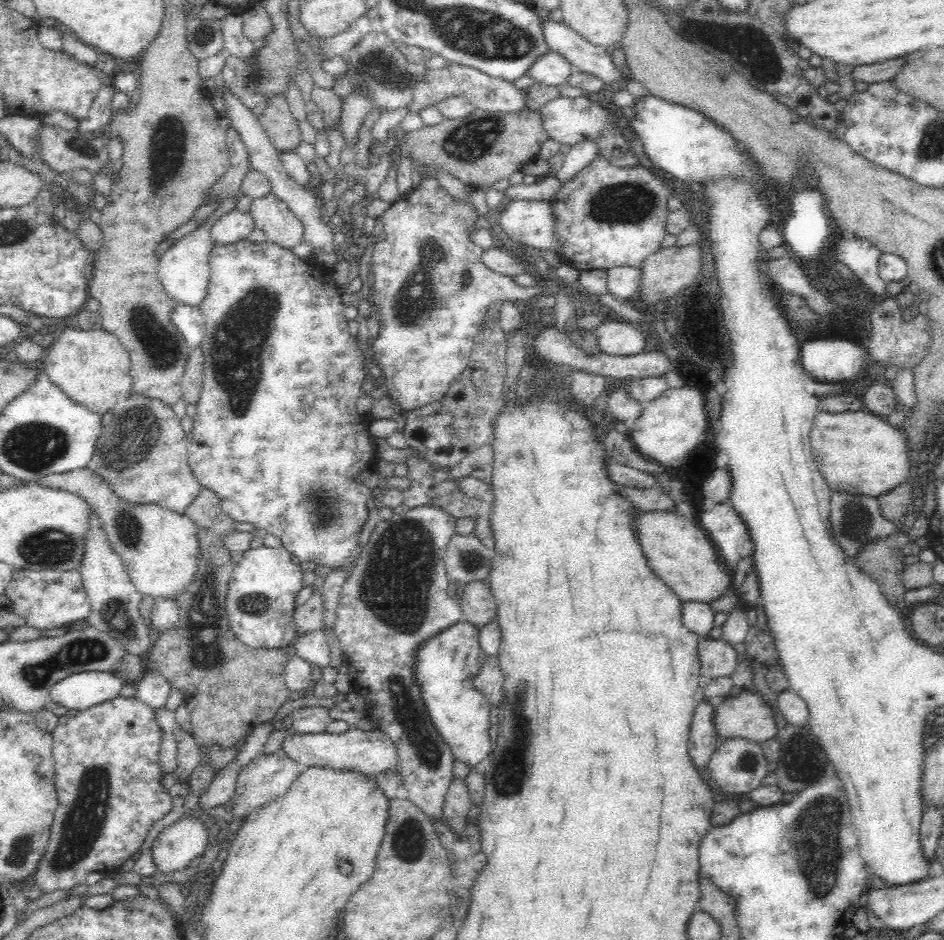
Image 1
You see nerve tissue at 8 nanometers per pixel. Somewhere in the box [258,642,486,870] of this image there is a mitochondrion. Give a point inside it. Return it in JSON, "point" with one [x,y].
{"point":[406,708]}

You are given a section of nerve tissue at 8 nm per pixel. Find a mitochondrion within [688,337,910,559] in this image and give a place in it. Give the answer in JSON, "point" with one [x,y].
{"point":[854,519]}

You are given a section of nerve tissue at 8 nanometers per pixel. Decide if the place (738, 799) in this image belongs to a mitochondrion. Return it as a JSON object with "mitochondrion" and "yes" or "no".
{"mitochondrion":"no"}

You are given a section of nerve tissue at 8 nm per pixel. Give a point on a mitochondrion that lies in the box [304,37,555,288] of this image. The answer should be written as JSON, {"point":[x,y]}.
{"point":[378,64]}

